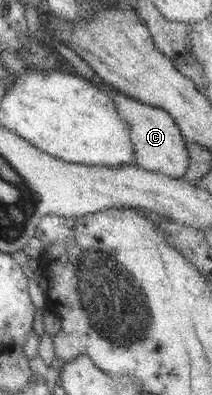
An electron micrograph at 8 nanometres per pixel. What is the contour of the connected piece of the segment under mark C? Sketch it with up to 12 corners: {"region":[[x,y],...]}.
{"region":[[103,91],[124,118],[134,164],[176,179],[188,142],[163,108]]}

